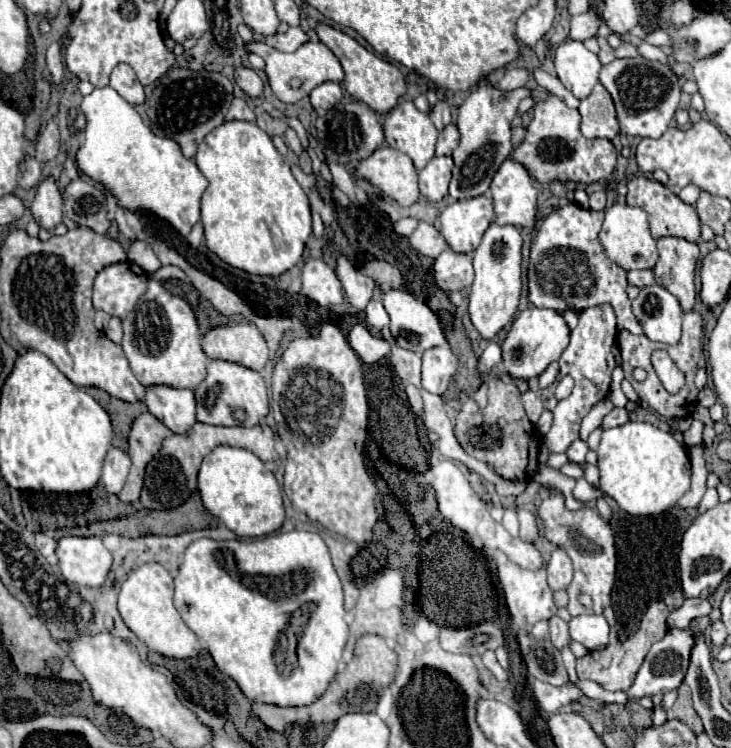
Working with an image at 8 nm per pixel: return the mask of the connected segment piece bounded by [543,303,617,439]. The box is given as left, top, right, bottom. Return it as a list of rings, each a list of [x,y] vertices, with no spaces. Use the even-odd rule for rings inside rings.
[[[609,303],[587,307],[579,313],[579,325],[571,331],[571,343],[559,359],[561,367],[559,379],[571,375],[575,379],[575,387],[569,397],[557,399],[555,395],[547,395],[547,403],[543,403],[545,409],[555,411],[553,415],[555,431],[563,431],[563,439],[567,439],[571,431],[575,431],[575,423],[581,423],[597,401],[607,397],[611,385],[611,371],[615,369],[615,357],[611,351],[611,347],[615,345],[615,337],[617,337],[615,311]]]

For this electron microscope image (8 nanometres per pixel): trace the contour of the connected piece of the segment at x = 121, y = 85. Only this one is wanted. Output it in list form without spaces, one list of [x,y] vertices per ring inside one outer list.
[[[119,63],[119,65],[113,69],[109,85],[111,85],[125,101],[129,101],[131,105],[145,101],[143,85],[141,85],[139,79],[135,77],[135,71],[133,71],[131,67],[127,67],[127,63]]]

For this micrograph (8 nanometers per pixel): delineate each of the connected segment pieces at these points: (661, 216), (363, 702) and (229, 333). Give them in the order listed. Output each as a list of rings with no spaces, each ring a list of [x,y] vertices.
[[[639,175],[635,179],[631,179],[627,183],[627,203],[629,205],[637,205],[641,209],[647,211],[649,215],[649,225],[651,225],[651,235],[655,239],[659,237],[667,237],[667,235],[673,235],[673,237],[683,237],[687,241],[697,241],[699,239],[699,229],[701,229],[701,221],[699,221],[699,215],[695,211],[693,205],[681,201],[677,195],[673,195],[665,185],[661,185],[659,181],[655,179],[649,179],[645,175]]]
[[[363,635],[355,645],[355,657],[351,661],[351,669],[347,673],[337,673],[335,681],[329,685],[329,689],[311,705],[307,707],[275,707],[267,703],[253,703],[253,713],[273,731],[283,731],[291,723],[329,723],[337,721],[345,713],[355,711],[375,711],[375,703],[379,693],[393,681],[397,667],[397,655],[391,647],[387,647],[387,641],[379,635]]]
[[[235,323],[213,327],[203,337],[203,351],[213,359],[227,359],[249,369],[261,371],[269,359],[269,349],[251,323]]]

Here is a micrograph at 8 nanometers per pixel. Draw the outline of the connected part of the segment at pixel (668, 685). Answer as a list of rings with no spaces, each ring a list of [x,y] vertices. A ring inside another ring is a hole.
[[[669,629],[667,635],[649,649],[649,653],[647,653],[647,657],[645,657],[633,685],[625,691],[629,695],[629,699],[639,701],[641,697],[649,697],[655,703],[655,709],[661,709],[659,703],[661,703],[663,695],[683,683],[683,677],[685,677],[685,671],[687,671],[687,665],[689,665],[689,655],[691,655],[693,641],[695,641],[693,631]]]

